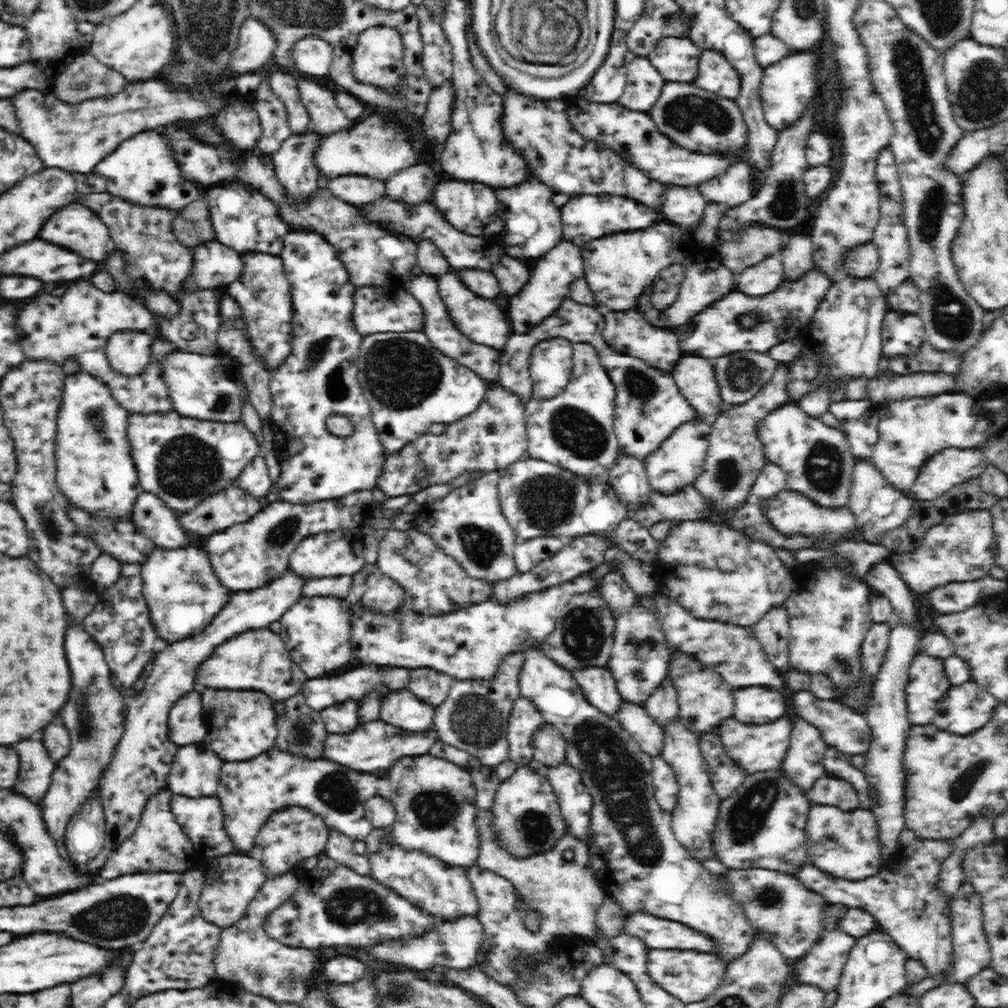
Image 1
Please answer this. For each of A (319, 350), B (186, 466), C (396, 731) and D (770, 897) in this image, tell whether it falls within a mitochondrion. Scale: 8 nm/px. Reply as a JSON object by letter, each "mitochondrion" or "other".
{"A":"mitochondrion","B":"mitochondrion","C":"other","D":"mitochondrion"}

